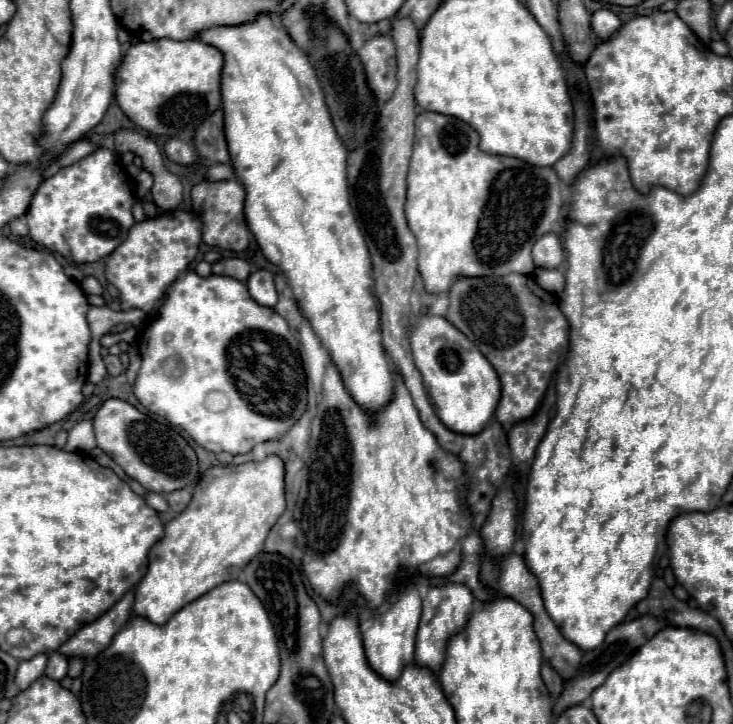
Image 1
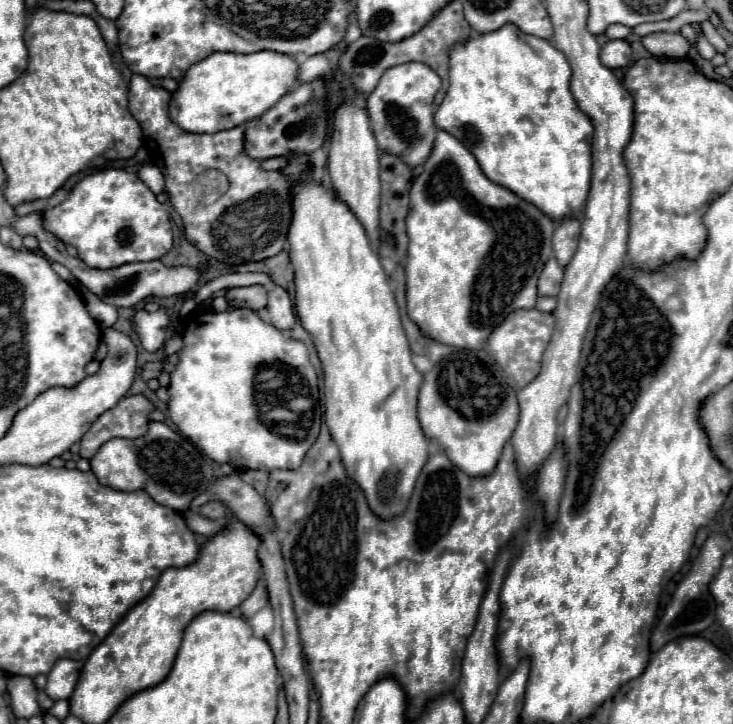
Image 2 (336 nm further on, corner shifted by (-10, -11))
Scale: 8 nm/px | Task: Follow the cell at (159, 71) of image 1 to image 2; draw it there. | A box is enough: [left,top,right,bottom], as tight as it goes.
[170,51,298,133]

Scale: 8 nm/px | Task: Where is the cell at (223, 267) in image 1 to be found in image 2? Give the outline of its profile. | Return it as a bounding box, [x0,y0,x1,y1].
[226,285,266,311]

